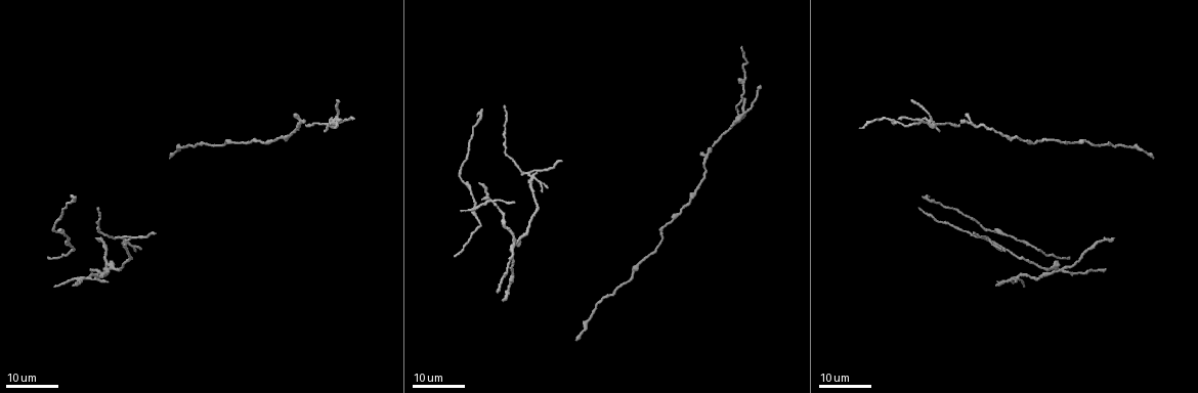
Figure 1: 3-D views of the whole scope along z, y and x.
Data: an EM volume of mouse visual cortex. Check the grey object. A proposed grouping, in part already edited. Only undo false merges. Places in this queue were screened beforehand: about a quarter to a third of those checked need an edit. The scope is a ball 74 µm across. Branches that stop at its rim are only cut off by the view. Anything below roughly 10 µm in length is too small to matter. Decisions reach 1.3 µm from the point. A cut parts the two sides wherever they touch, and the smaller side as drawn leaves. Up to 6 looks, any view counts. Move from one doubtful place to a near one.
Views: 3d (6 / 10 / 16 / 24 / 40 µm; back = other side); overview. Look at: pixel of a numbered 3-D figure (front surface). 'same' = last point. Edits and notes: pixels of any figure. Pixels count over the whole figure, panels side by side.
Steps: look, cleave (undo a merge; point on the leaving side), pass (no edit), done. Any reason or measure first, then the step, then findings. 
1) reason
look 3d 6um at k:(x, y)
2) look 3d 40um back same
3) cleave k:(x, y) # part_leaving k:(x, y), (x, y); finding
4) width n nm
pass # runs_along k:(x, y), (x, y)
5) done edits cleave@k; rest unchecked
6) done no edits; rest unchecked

thick turns thin
look 3d 24um at 1:(478, 118)

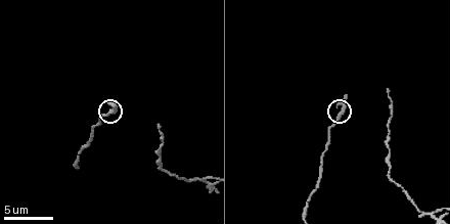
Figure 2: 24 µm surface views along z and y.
look 3d 6um at 2:(110, 112)

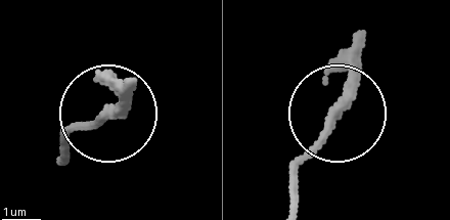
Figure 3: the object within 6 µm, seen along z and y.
pass # all the same neuron

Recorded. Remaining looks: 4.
look 3d 10um at 2:(204, 182)

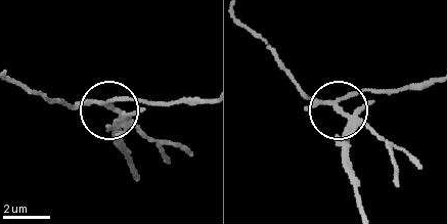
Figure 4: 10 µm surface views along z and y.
cleave 4:(119, 99) # part_leaving 4:(122, 119), (94, 103), (47, 99), (12, 80); two neurons meet here

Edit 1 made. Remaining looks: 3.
look overview

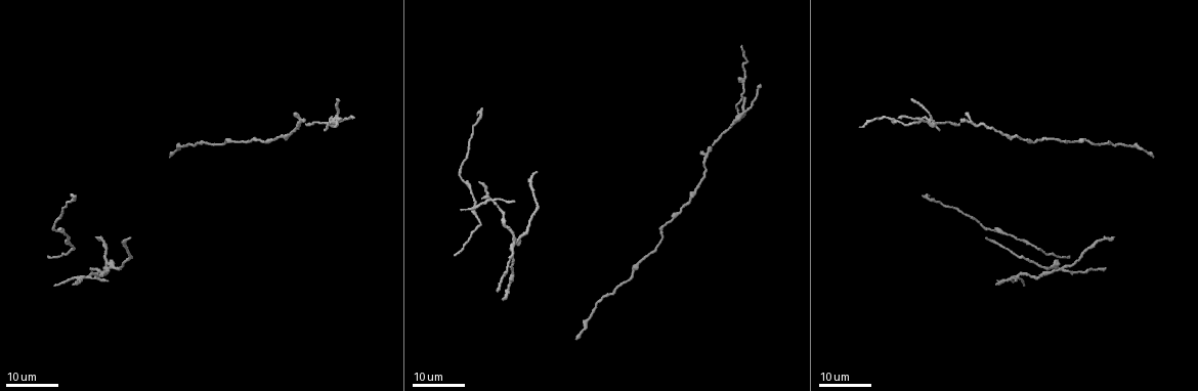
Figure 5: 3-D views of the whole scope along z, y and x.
two arms in line, one across
look 3d 24um at 5:(705, 157)

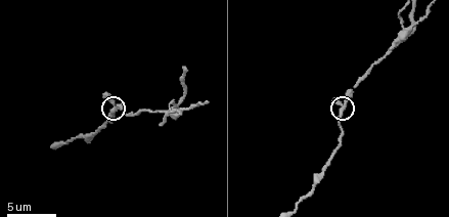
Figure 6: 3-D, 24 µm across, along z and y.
look 3d 10um at 6:(340, 110)

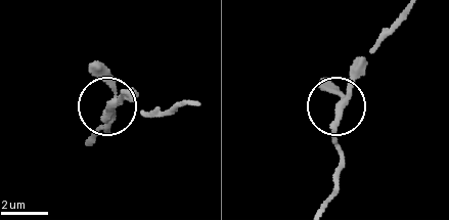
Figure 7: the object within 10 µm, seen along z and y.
arms 3
pass # all the same neuron

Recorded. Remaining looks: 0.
done edits cleave@4; rest unchecked

